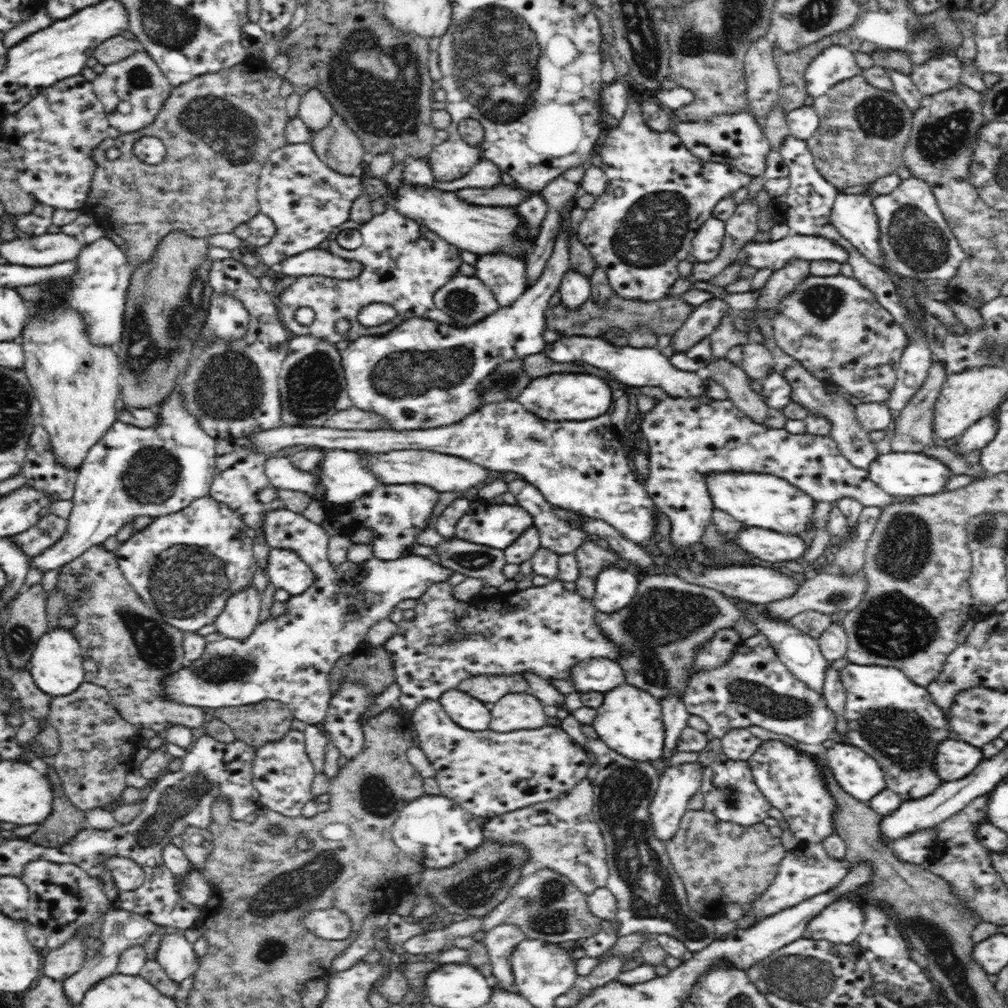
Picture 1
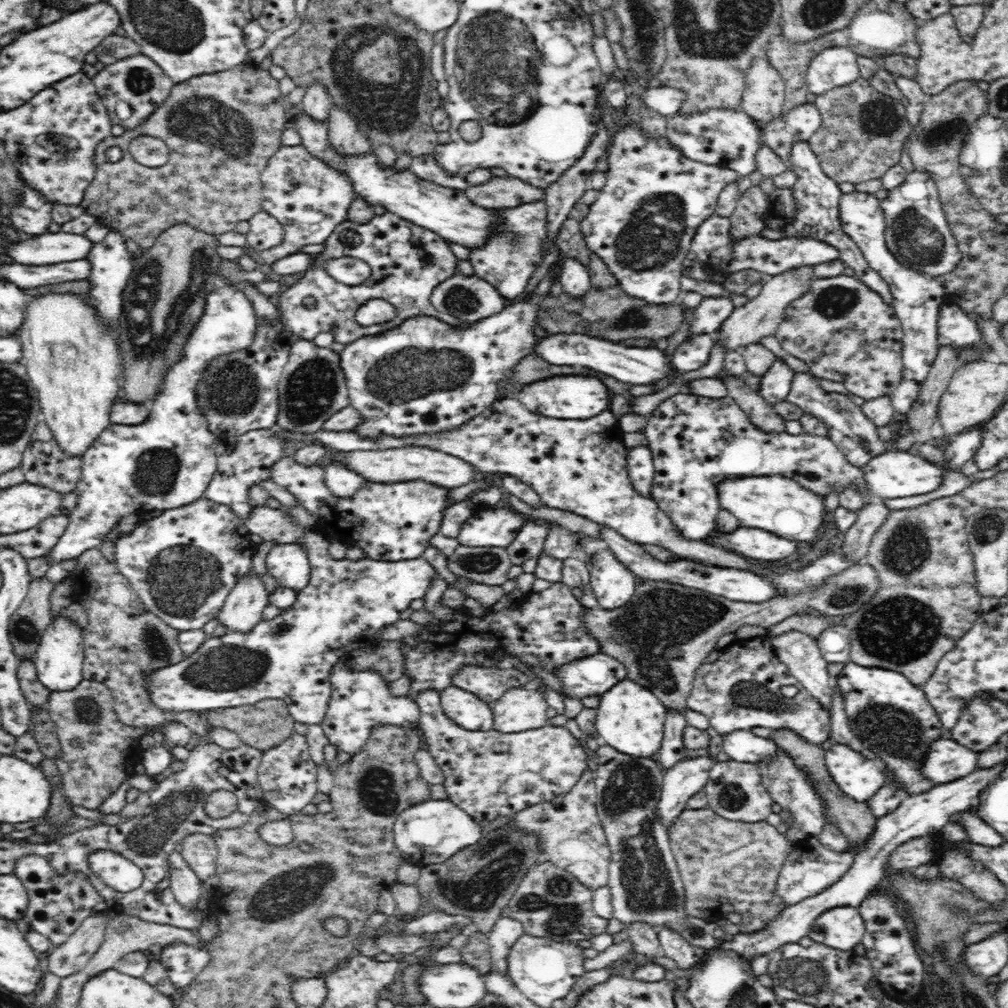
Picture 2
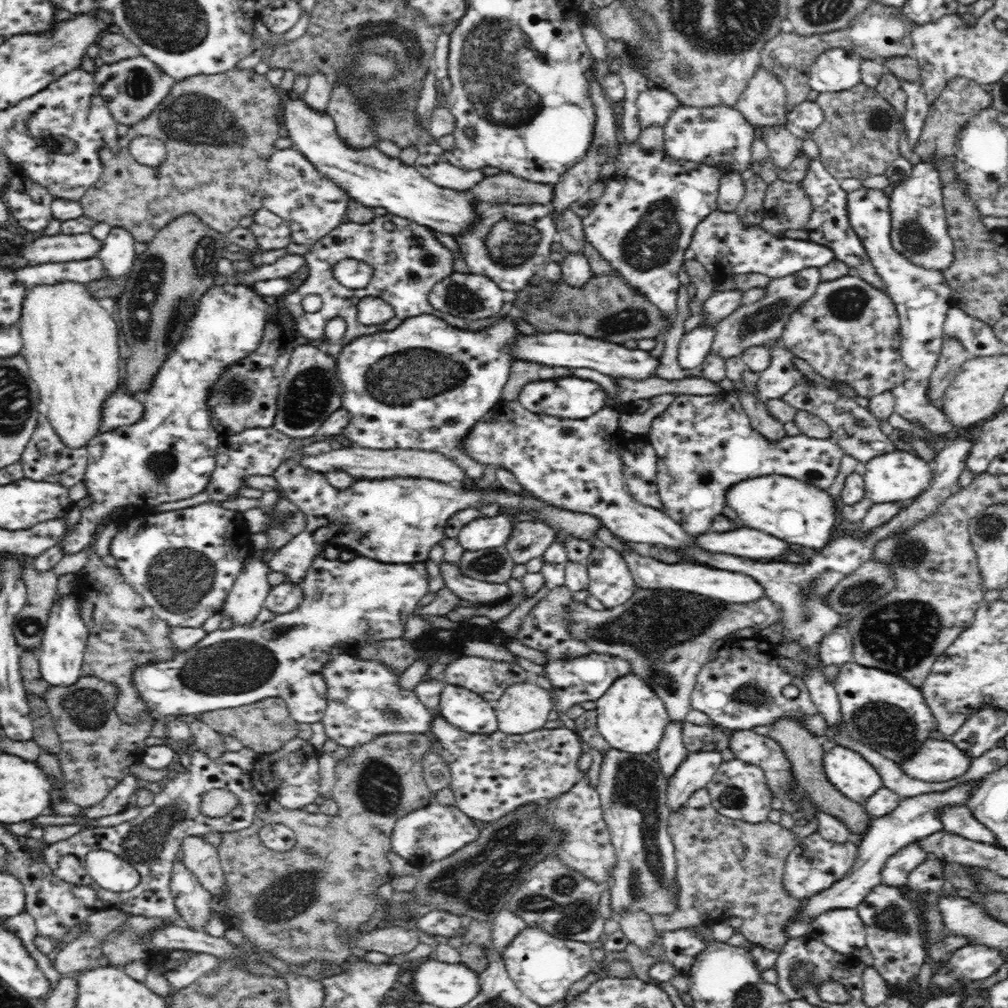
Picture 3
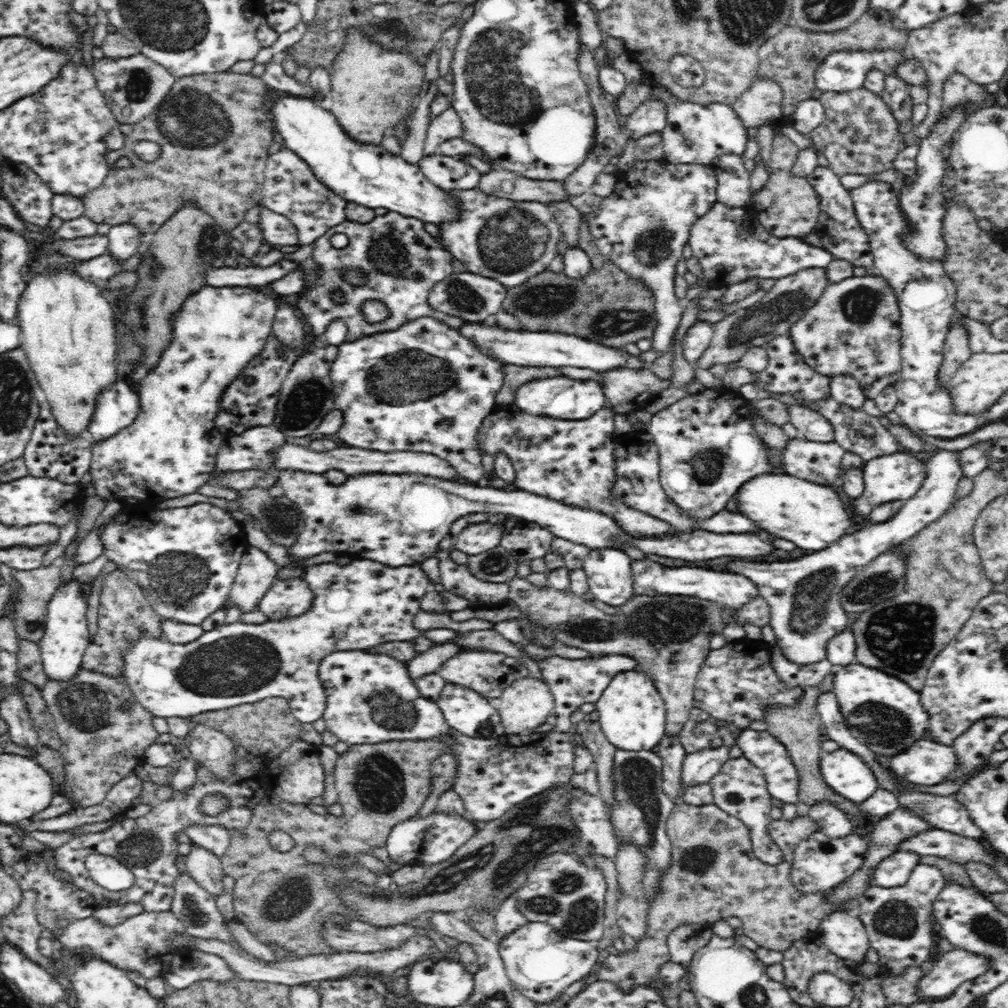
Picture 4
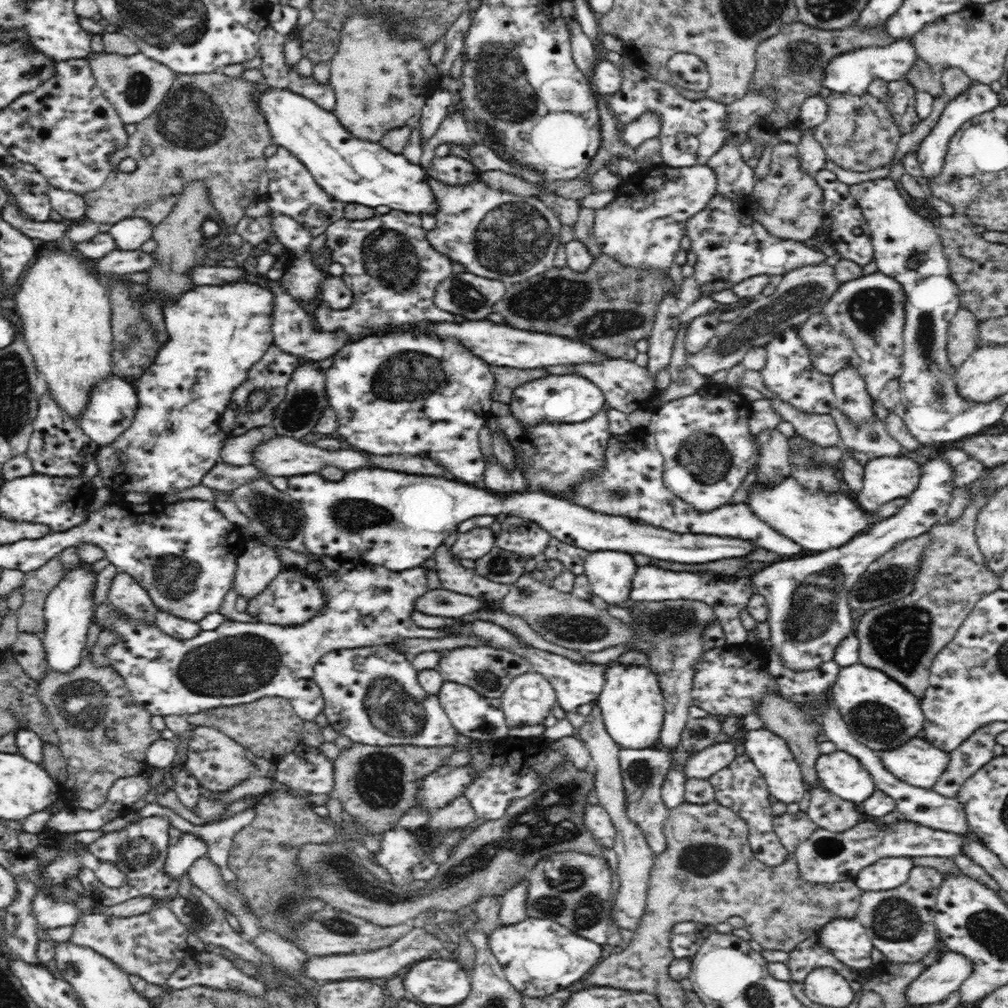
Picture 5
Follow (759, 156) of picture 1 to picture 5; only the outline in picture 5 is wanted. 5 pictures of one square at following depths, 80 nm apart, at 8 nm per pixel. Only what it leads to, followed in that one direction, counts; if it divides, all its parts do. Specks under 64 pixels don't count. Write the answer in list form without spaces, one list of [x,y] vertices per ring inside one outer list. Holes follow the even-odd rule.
[[[623,50],[621,56],[625,62],[625,68],[622,69],[623,84],[619,92],[606,98],[607,104],[620,126],[636,120],[646,111],[660,115],[658,139],[664,164],[674,168],[706,165],[710,156],[714,156],[731,135],[738,135],[724,129],[727,114],[725,104],[709,98],[688,100],[675,90],[672,83],[662,83],[653,78]]]

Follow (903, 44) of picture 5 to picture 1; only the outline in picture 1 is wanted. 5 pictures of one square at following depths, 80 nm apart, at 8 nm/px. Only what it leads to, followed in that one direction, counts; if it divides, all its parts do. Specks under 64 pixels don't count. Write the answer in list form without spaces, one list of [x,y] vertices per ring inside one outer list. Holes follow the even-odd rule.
[[[840,45],[829,46],[815,56],[805,70],[808,95],[823,96],[836,84],[860,74],[855,53]]]

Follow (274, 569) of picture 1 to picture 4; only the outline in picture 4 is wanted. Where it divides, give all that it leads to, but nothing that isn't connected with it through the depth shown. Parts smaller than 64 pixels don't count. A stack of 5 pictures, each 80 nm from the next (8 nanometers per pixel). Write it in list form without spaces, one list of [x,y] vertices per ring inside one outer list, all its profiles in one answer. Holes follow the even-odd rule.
[[[298,470],[278,471],[277,481],[282,484],[285,496],[295,502],[304,517],[304,530],[296,542],[287,549],[289,556],[304,560],[322,552],[333,552],[340,559],[370,559],[390,568],[420,565],[424,560],[435,556],[438,543],[449,534],[450,527],[461,516],[472,513],[506,514],[510,518],[524,519],[547,528],[555,537],[571,540],[596,550],[599,548],[617,548],[614,538],[631,538],[619,527],[619,524],[604,513],[592,509],[578,508],[562,504],[547,496],[538,496],[516,487],[508,489],[487,483],[469,484],[463,481],[450,481],[417,474],[362,474],[350,476],[346,484],[332,486],[324,474],[307,473]]]

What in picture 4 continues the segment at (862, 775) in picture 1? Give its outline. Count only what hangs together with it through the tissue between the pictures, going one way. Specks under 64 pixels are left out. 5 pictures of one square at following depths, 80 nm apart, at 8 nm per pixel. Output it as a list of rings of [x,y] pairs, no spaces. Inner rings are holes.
[[[840,747],[820,758],[821,776],[837,795],[861,804],[879,790],[879,783],[860,756]]]

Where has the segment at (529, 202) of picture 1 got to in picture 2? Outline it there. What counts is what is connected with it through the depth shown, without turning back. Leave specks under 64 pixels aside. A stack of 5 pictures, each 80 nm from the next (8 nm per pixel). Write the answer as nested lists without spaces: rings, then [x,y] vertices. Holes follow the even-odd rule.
[[[543,200],[526,203],[516,208],[492,209],[498,215],[494,230],[502,228],[497,237],[486,246],[469,249],[469,261],[474,268],[474,275],[483,278],[502,295],[502,299],[513,300],[524,293],[532,272],[542,264],[546,255],[543,242],[547,239],[547,206]]]

